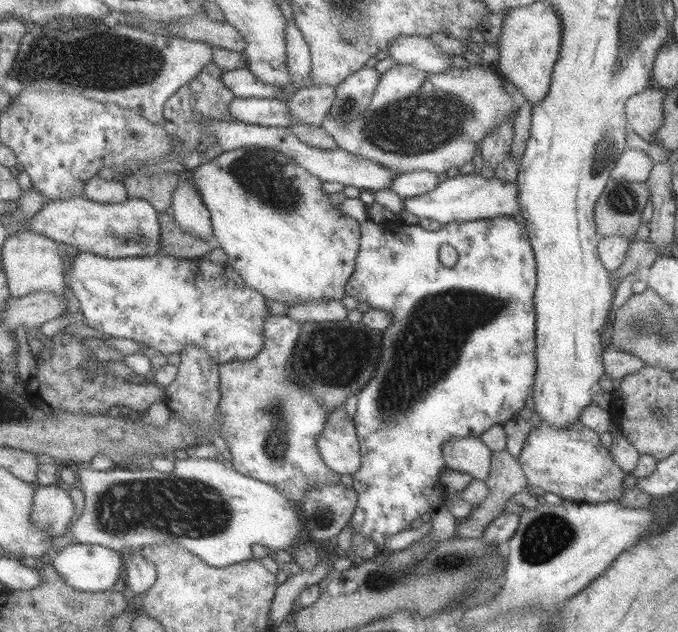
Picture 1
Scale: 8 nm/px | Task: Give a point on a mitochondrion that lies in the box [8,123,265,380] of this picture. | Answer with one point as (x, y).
(139, 238)

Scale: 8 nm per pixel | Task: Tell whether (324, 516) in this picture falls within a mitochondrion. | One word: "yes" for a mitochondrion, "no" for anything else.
yes

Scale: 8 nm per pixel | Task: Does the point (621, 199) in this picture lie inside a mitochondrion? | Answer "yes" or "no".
yes

